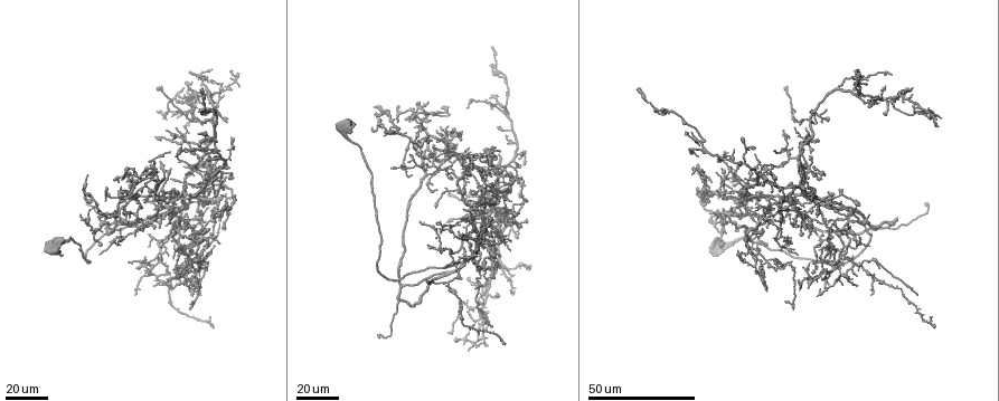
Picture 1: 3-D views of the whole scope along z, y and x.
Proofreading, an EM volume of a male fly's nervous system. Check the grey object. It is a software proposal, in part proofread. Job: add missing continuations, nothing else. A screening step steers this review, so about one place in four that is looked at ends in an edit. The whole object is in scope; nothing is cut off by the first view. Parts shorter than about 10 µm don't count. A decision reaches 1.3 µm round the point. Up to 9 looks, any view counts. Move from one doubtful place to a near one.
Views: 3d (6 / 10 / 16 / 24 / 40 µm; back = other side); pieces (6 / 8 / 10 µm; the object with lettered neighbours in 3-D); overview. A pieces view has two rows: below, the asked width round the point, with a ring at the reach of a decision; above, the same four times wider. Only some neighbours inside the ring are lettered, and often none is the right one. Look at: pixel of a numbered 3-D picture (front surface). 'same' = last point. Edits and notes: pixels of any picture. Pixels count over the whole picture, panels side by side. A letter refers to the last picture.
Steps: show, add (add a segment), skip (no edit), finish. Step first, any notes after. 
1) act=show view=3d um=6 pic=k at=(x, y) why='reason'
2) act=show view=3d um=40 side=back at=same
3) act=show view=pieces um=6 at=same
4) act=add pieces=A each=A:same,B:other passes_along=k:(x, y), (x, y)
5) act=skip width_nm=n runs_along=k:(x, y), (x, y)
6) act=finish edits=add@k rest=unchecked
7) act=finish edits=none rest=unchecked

act=show view=3d um=24 pic=1 at=(499, 129)

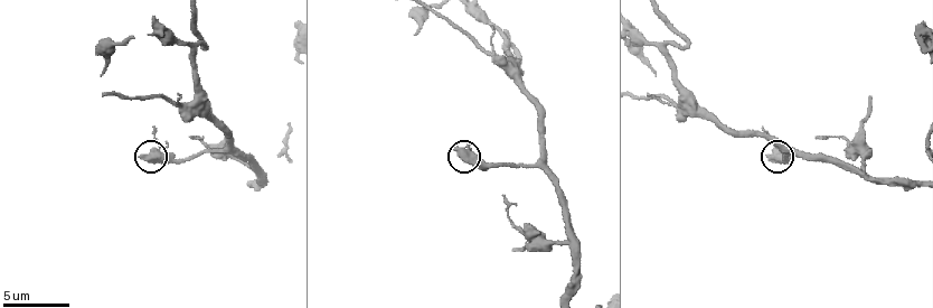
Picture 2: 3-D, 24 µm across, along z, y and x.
act=show view=pieces um=8 pic=2 at=(454, 147)

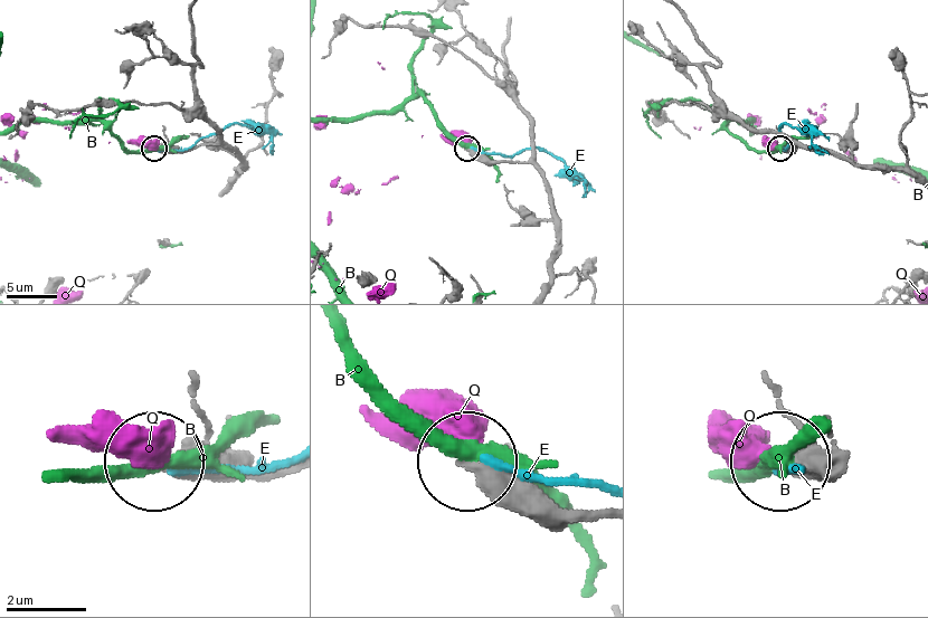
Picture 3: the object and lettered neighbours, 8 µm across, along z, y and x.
act=skip each=B:other,E:other,Q:other found='no lettered segment goes on from it'

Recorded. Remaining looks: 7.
act=show view=3d um=40 pic=1 at=(853, 233)

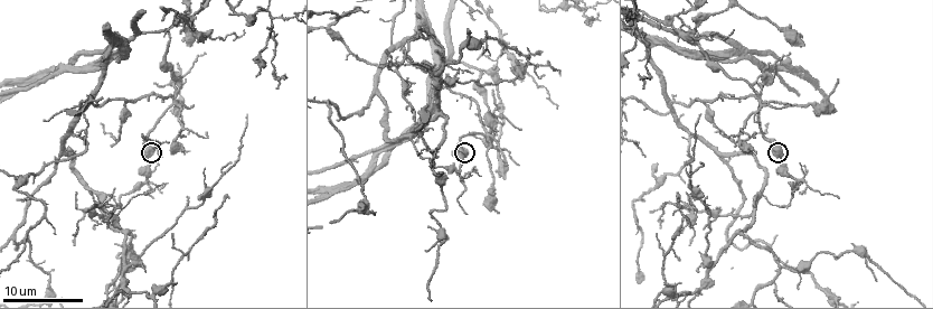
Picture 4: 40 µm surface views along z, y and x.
act=show view=pieces um=6 pic=4 at=(781, 156)

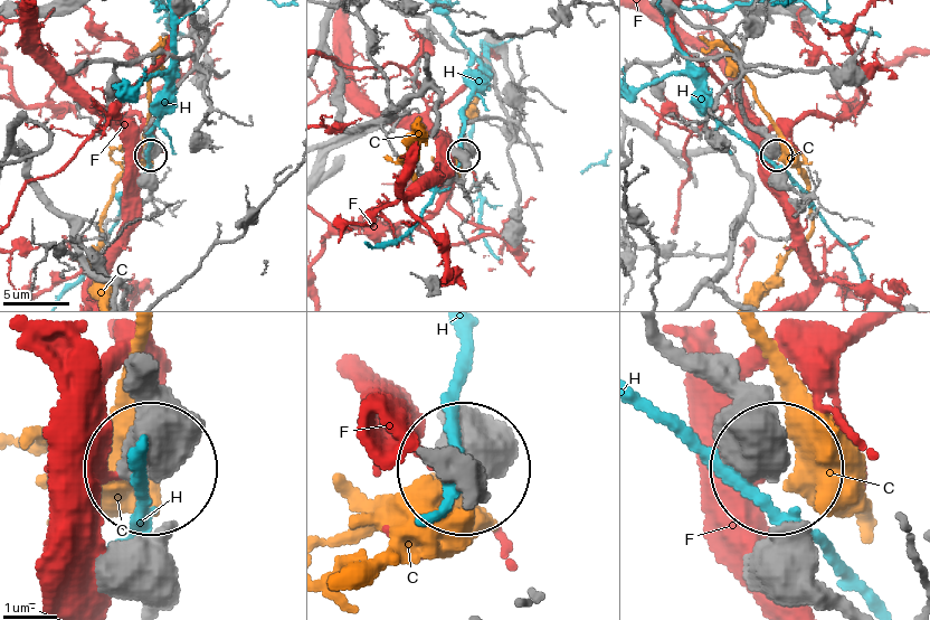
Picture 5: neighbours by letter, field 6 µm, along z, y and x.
act=skip width_nm=550 each=C:other,F:other,H:other runs_along=5:(685, 17), (715, 30), (734, 54), (741, 111), (775, 153) found='no lettered segment goes on from it'

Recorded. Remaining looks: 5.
act=show view=3d um=24 pic=1 at=(815, 176) why='free end'

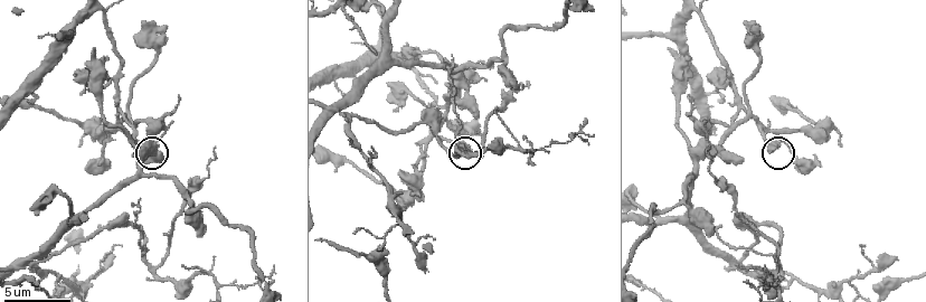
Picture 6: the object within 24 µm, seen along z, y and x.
act=show view=pieces um=8 pic=6 at=(776, 149)

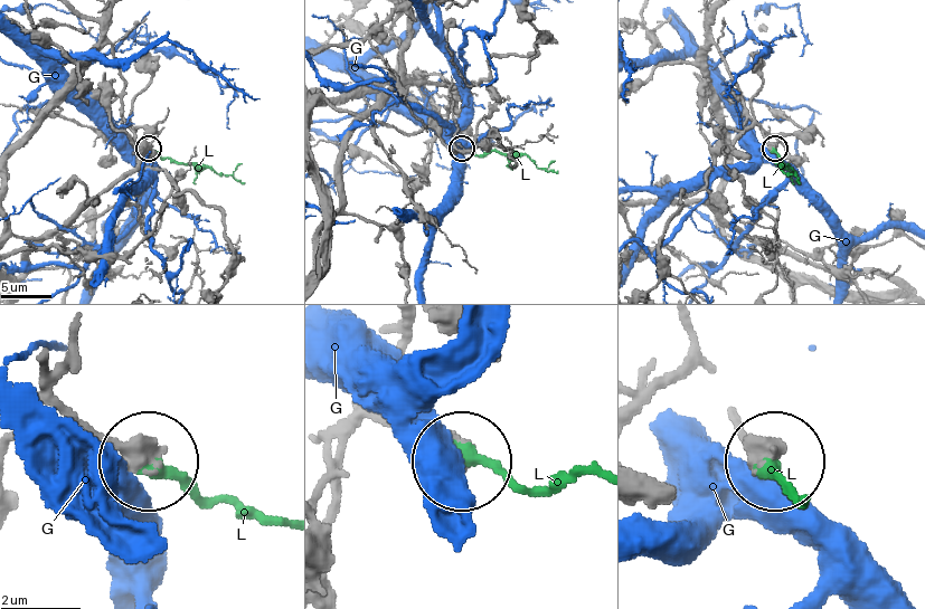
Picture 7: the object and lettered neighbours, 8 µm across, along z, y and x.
act=add pieces=L each=G:other,L:same passes_along=7:(730, 415), (754, 462), (803, 505) found='it goes on there'

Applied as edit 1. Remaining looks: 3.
act=show view=3d um=24 pic=1 at=(805, 126) why='an open end'

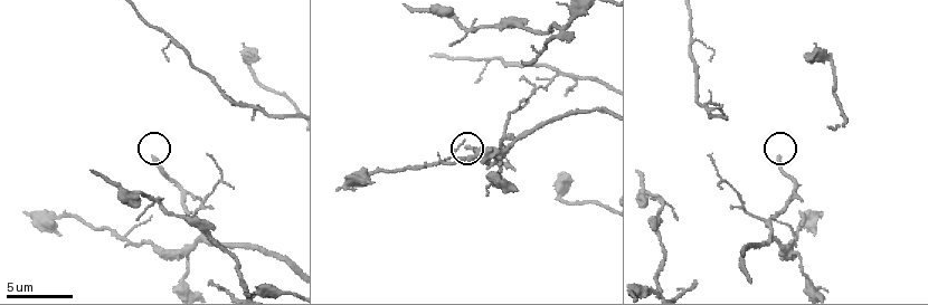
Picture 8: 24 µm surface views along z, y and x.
act=show view=pieces um=6 pic=8 at=(156, 156)

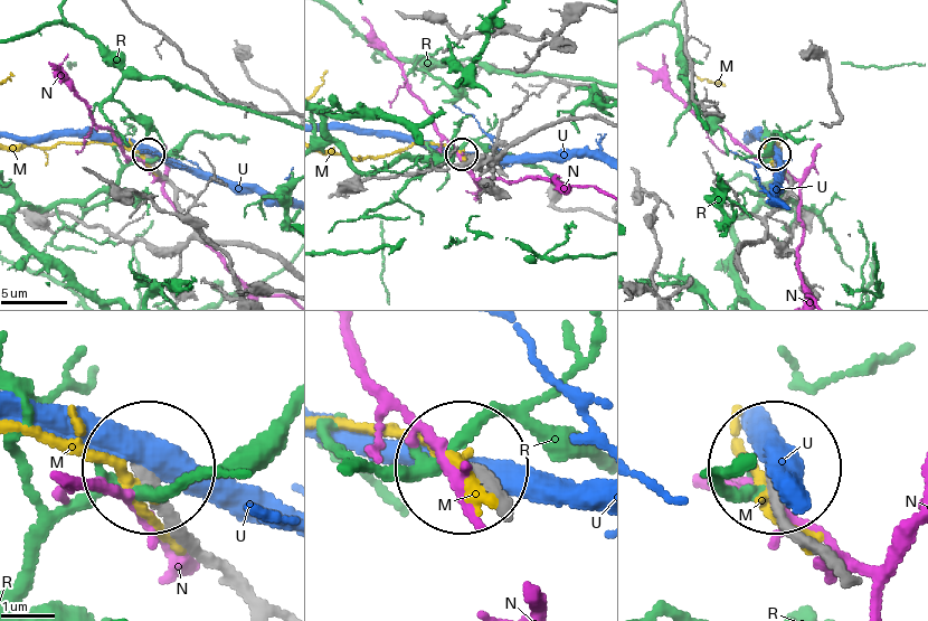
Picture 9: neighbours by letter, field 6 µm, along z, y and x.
act=skip each=M:other,N:other,R:other,U:other runs_along=9:(251, 598), (152, 468) found='no lettered segment goes on from it'

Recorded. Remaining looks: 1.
act=finish edits=add@7 rest=unchecked

